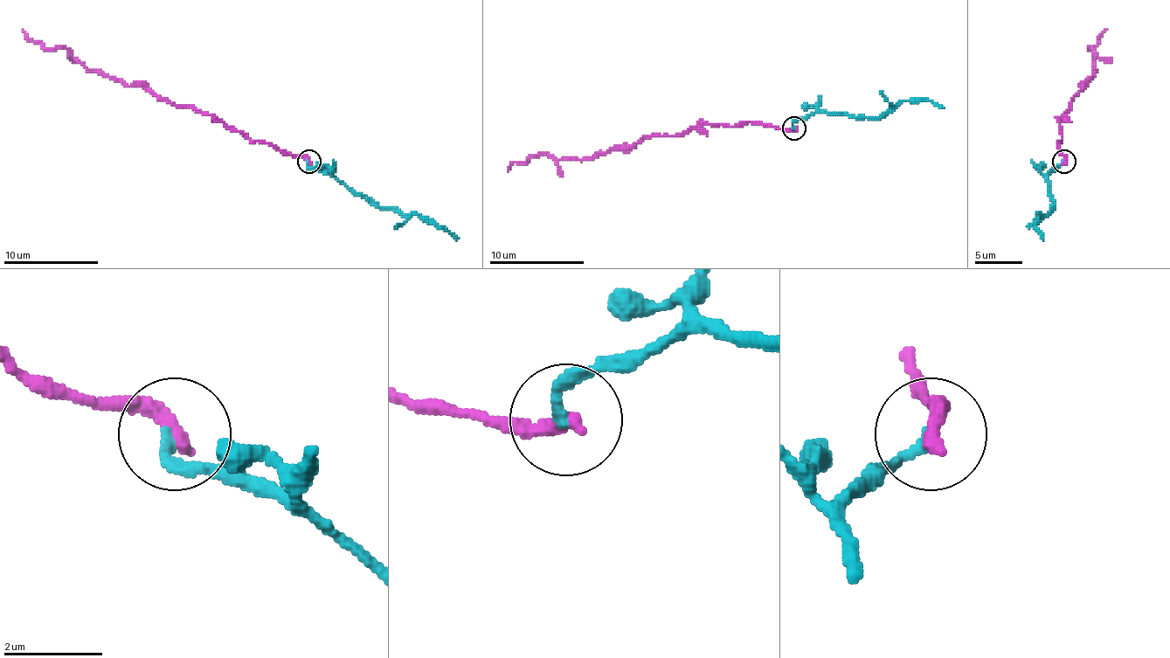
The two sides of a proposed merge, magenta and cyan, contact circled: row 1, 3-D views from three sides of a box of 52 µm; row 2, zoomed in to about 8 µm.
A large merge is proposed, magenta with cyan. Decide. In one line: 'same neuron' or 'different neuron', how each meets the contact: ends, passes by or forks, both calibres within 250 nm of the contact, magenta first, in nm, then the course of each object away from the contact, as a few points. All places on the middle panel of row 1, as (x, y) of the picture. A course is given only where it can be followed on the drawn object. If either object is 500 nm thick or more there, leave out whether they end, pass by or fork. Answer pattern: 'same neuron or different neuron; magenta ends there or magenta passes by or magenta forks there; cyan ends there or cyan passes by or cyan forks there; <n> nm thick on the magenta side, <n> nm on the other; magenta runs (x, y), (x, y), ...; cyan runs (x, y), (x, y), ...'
same neuron; magenta ends there; cyan ends there; 360 nm thick on the magenta side, 200 nm on the other; magenta runs (794, 128), (700, 124), (676, 136), (646, 136), (586, 160), (531, 155), (508, 171); cyan runs (794, 128), (794, 121), (816, 112), (882, 117), (903, 100), (932, 100), (944, 107)

